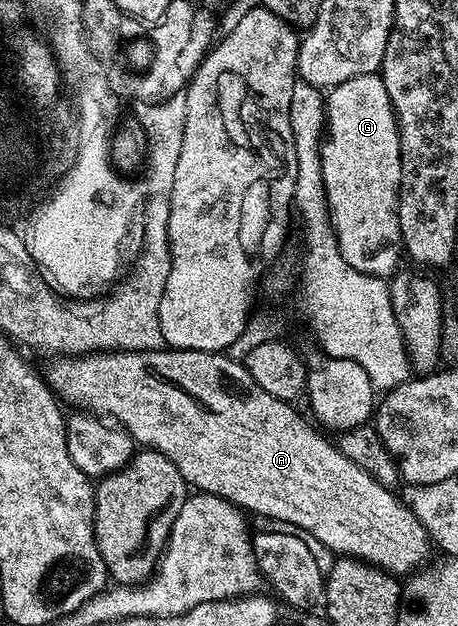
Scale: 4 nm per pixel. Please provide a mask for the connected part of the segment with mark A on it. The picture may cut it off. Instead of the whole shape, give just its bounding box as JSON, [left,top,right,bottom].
[47,346,430,578]

